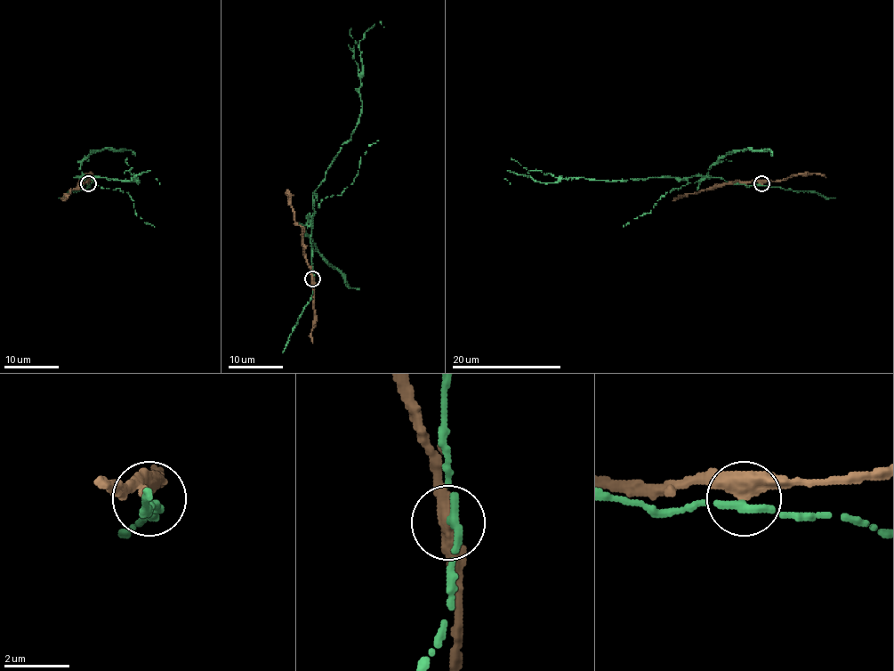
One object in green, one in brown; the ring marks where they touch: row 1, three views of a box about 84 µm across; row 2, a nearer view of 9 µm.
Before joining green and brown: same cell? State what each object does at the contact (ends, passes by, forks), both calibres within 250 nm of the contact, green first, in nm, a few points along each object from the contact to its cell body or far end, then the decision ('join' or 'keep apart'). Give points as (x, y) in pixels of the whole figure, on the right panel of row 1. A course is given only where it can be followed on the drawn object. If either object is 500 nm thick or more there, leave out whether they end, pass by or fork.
green passes by; brown passes by; calibres 280 and 400 nm; course green (761, 184), (727, 182), (708, 176), (570, 177), (553, 182), (507, 170), (510, 184); course brown (761, 184), (741, 181), (713, 185), (704, 190), (680, 195), (672, 200); keep apart

